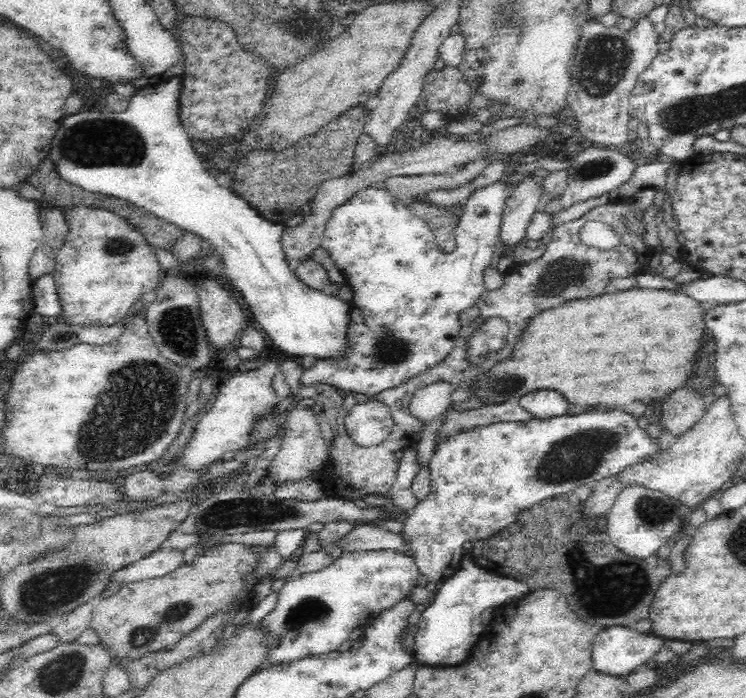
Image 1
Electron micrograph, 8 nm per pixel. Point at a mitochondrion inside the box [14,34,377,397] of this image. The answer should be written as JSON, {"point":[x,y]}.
{"point":[97,141]}

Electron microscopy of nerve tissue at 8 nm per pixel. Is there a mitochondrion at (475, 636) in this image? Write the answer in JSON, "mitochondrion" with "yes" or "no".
{"mitochondrion":"no"}

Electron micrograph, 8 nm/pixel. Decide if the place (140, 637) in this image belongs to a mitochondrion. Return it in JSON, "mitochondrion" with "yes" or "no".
{"mitochondrion":"yes"}

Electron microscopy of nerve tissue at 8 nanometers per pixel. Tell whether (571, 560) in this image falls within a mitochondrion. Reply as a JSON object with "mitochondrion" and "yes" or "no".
{"mitochondrion":"yes"}

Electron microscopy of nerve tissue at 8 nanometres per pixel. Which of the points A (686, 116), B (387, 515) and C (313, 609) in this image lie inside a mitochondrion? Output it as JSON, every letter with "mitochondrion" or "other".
{"A":"mitochondrion","B":"other","C":"mitochondrion"}

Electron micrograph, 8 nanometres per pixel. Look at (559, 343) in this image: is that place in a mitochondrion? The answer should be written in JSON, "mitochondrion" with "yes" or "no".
{"mitochondrion":"no"}

